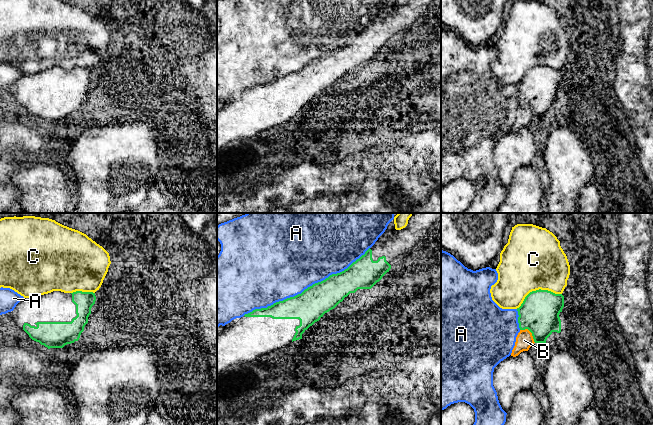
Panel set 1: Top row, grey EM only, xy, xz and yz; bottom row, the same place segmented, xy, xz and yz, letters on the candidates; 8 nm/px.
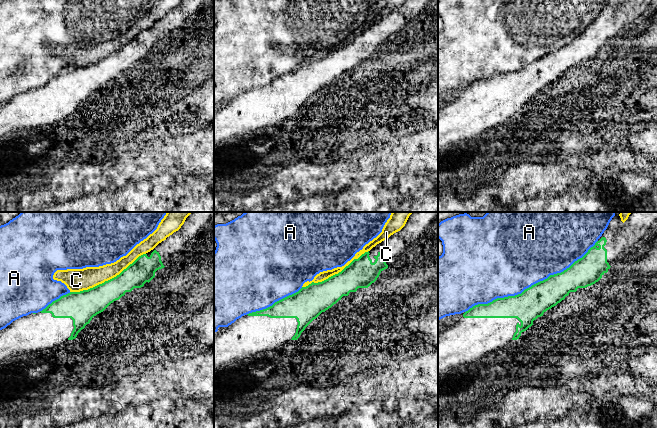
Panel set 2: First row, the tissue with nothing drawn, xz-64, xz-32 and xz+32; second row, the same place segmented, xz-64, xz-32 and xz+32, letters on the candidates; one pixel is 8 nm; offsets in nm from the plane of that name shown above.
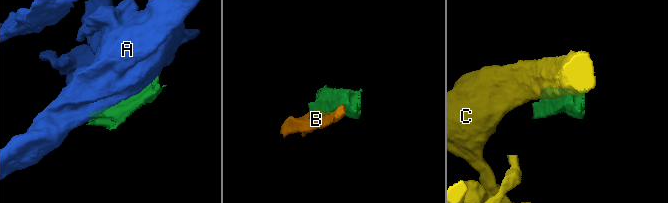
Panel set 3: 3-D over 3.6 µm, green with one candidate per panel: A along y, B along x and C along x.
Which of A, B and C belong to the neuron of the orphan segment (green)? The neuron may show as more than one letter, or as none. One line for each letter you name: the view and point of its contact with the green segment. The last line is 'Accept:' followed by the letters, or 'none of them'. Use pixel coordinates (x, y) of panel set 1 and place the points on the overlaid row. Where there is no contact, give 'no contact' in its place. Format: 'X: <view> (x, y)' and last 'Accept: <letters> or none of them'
Accept: none of them

